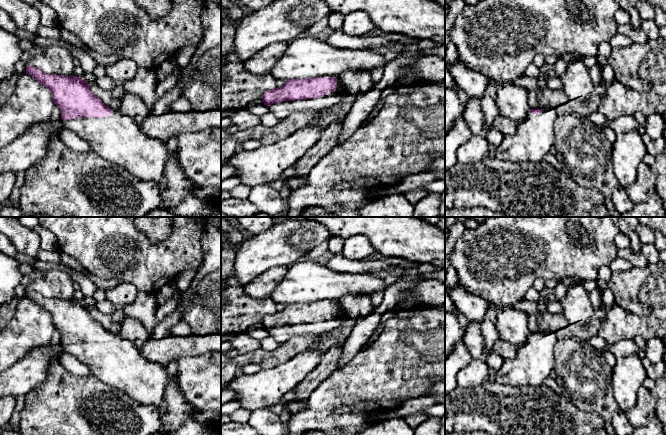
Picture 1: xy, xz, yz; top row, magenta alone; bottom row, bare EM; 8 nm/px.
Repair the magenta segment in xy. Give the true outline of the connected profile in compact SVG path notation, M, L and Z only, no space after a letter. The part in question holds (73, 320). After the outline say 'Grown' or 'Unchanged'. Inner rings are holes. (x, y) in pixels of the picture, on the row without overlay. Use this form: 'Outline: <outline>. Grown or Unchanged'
Outline: M28 289L25 297L51 315L54 328L61 334L61 343L64 345L65 353L71 354L86 365L91 374L101 382L124 391L139 403L152 405L157 409L165 401L166 412L159 416L160 432L176 431L187 420L194 420L195 414L200 412L184 397L176 377L169 376L166 365L147 360L131 341L106 330L92 317L90 308L83 302L74 299L47 298Z. Grown

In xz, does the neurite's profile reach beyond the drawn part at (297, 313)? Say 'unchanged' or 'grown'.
grown

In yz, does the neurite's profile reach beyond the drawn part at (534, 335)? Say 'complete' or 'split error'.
split error

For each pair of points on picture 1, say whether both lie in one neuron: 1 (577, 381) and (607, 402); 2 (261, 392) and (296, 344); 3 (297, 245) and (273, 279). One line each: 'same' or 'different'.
1: same
2: different
3: different

